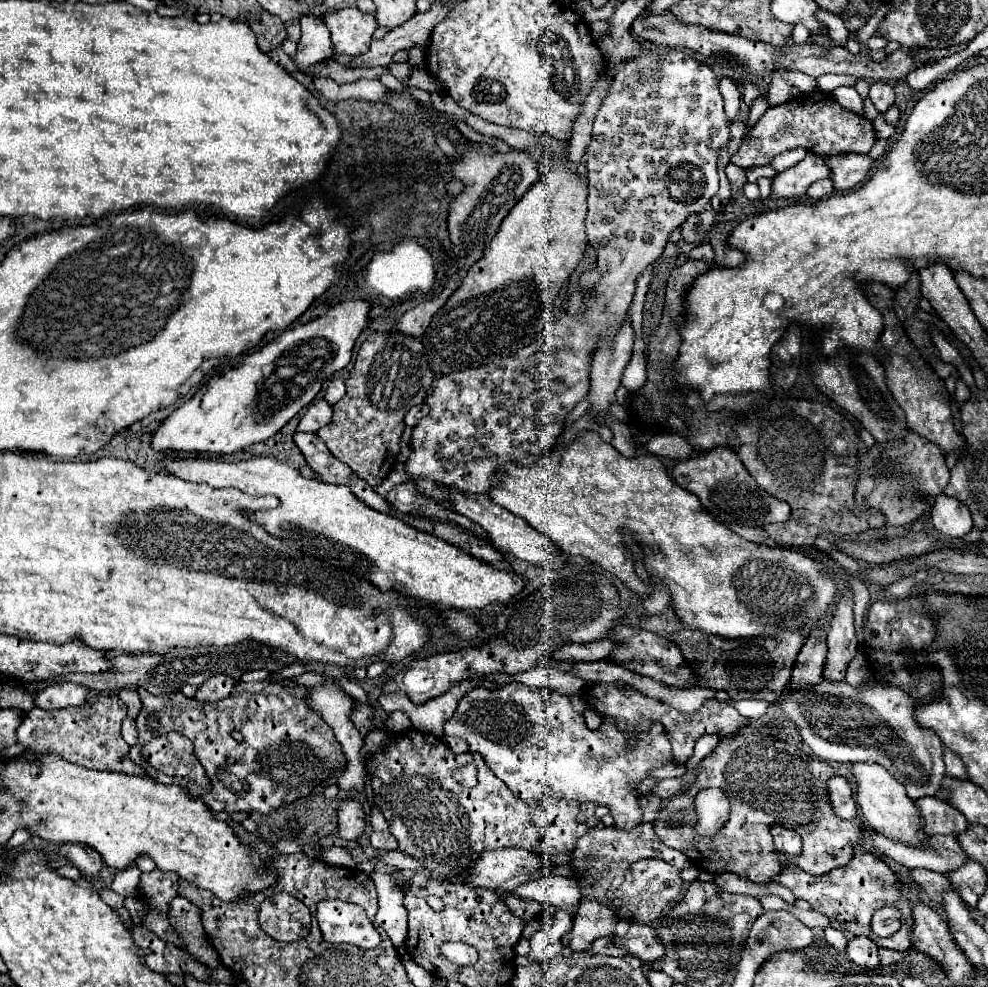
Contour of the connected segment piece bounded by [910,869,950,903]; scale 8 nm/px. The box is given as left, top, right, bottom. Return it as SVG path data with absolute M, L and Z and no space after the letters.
M914 869L910 875L938 903L940 903L940 895L950 889L950 881L948 881L946 875L940 875L940 873L934 873L934 871L926 871L926 869Z

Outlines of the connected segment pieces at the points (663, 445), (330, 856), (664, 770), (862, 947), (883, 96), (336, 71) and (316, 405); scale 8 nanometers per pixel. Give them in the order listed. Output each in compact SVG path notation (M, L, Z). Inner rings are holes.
M656 435L646 443L646 449L658 457L680 459L680 461L692 455L692 445L680 435Z
M326 847L322 853L322 861L332 865L342 865L342 867L350 867L354 863L352 855L348 855L348 849L342 847Z
M670 763L664 765L660 769L656 769L650 777L658 777L658 779L666 779L666 777L682 777L688 771L688 767L684 763Z
M852 937L848 941L848 957L862 967L878 967L878 947L868 937Z
M882 81L874 83L870 87L870 99L872 99L874 107L880 113L884 113L894 103L894 89L892 89L892 85L890 83L882 83Z
M336 59L330 61L320 61L318 65L310 65L310 69L304 69L304 73L308 77L330 77L334 81L340 83L352 83L356 79L378 79L382 73L386 73L388 69L382 67L370 67L370 69L348 69L340 63L336 63Z
M318 399L302 415L302 419L298 423L298 431L302 431L302 433L316 433L320 427L328 425L330 419L332 419L332 407L324 399Z

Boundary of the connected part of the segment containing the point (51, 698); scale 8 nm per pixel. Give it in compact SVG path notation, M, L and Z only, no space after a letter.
M62 681L62 683L52 683L42 693L36 695L36 707L42 709L64 709L70 705L82 705L88 697L90 689L86 685Z

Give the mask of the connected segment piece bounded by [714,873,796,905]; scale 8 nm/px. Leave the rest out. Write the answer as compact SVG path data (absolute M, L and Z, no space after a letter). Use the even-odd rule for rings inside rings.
M724 873L724 875L716 875L714 877L714 883L726 891L726 893L734 893L734 895L750 895L750 897L764 897L764 895L778 895L780 899L784 899L786 903L794 905L796 897L784 887L784 885L778 885L778 883L768 883L768 885L756 885L756 883L750 883L738 875L732 875L732 873Z

